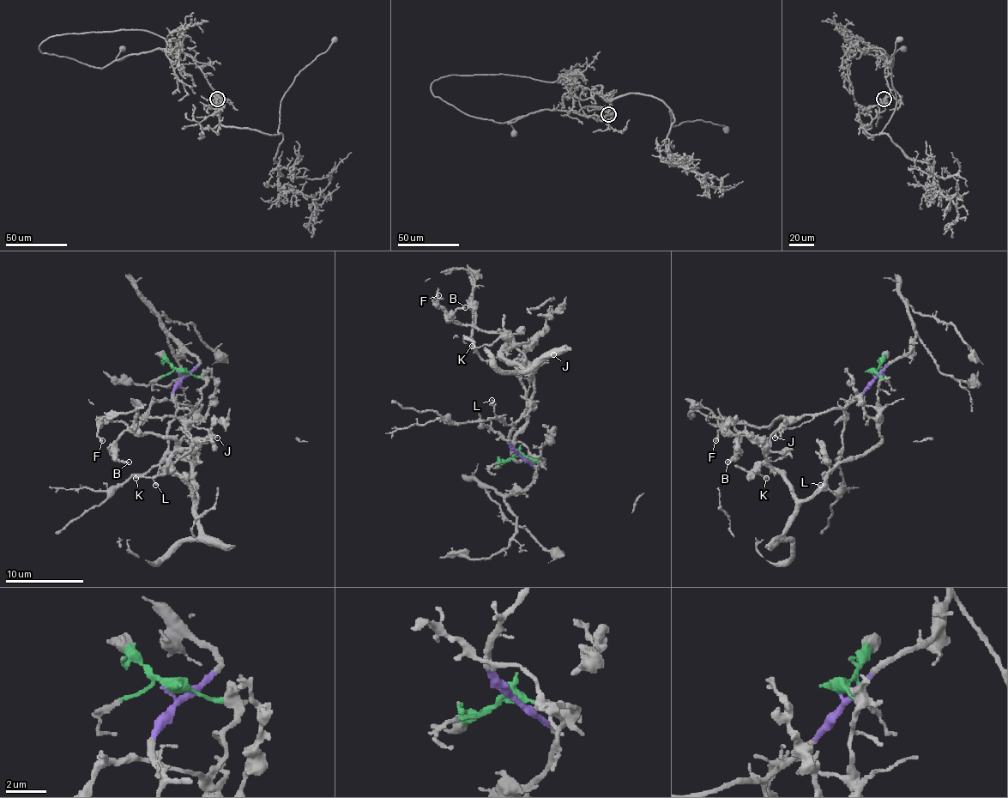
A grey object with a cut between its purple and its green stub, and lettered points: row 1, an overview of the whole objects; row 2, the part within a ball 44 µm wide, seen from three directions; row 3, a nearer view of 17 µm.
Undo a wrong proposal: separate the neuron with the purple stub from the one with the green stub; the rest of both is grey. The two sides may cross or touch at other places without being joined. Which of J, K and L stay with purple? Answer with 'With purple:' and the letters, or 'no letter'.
With purple: J, L

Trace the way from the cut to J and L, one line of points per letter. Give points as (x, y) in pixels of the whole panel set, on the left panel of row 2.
J: (178, 374), (182, 380), (174, 389), (174, 402), (190, 412), (196, 427), (203, 427), (217, 437)
L: (178, 374), (182, 380), (174, 389), (176, 412), (166, 435), (168, 450), (154, 484)

